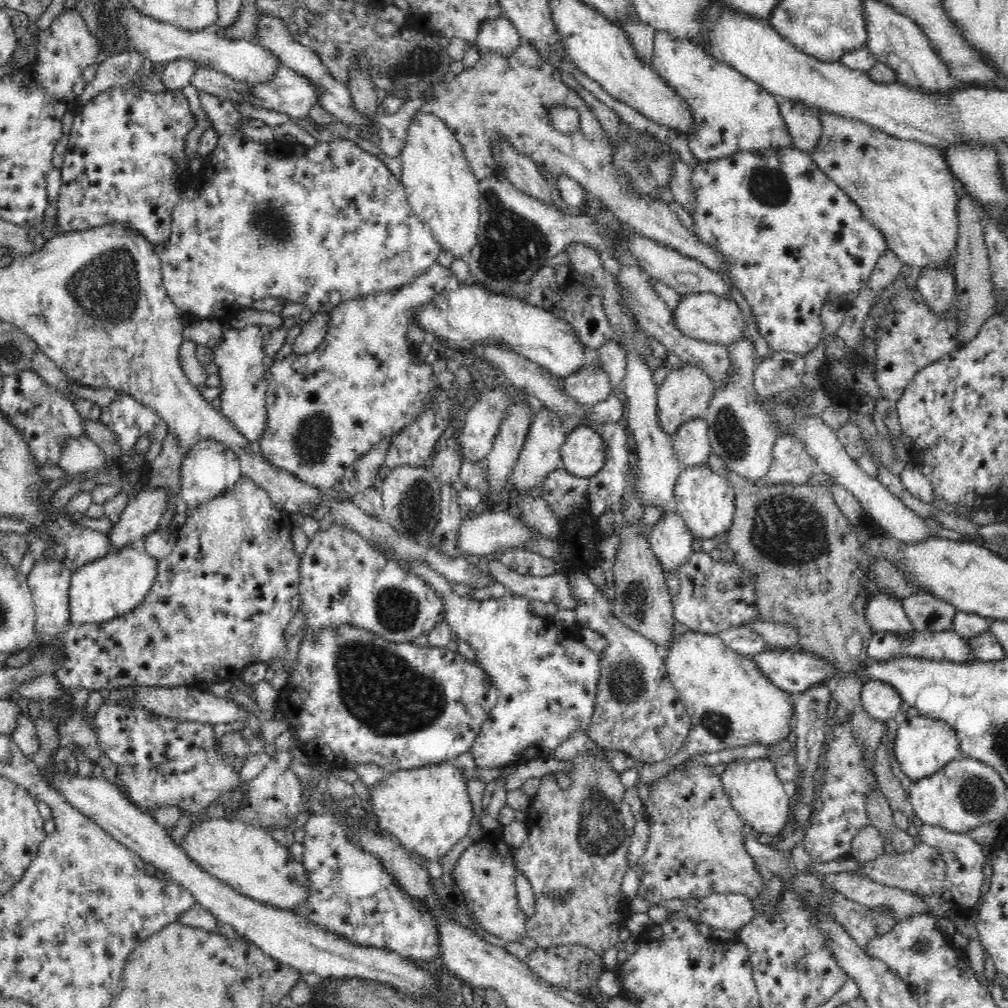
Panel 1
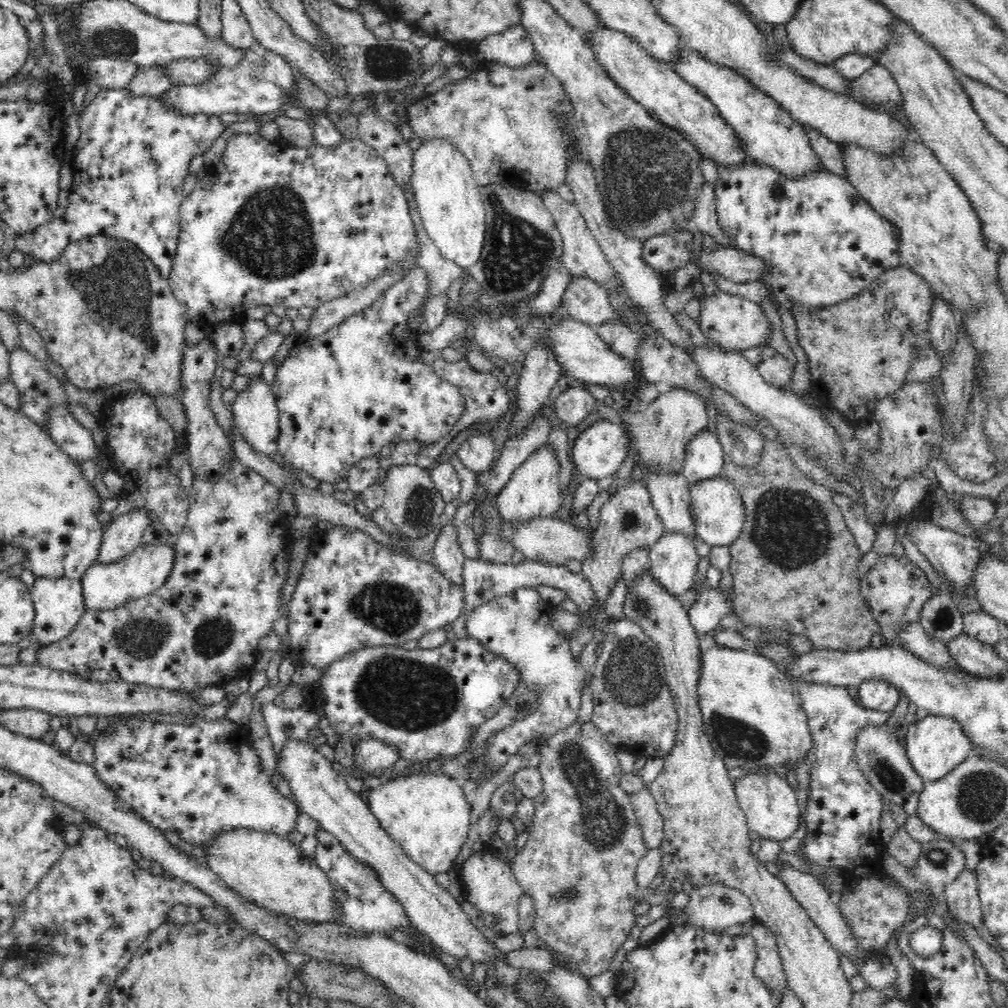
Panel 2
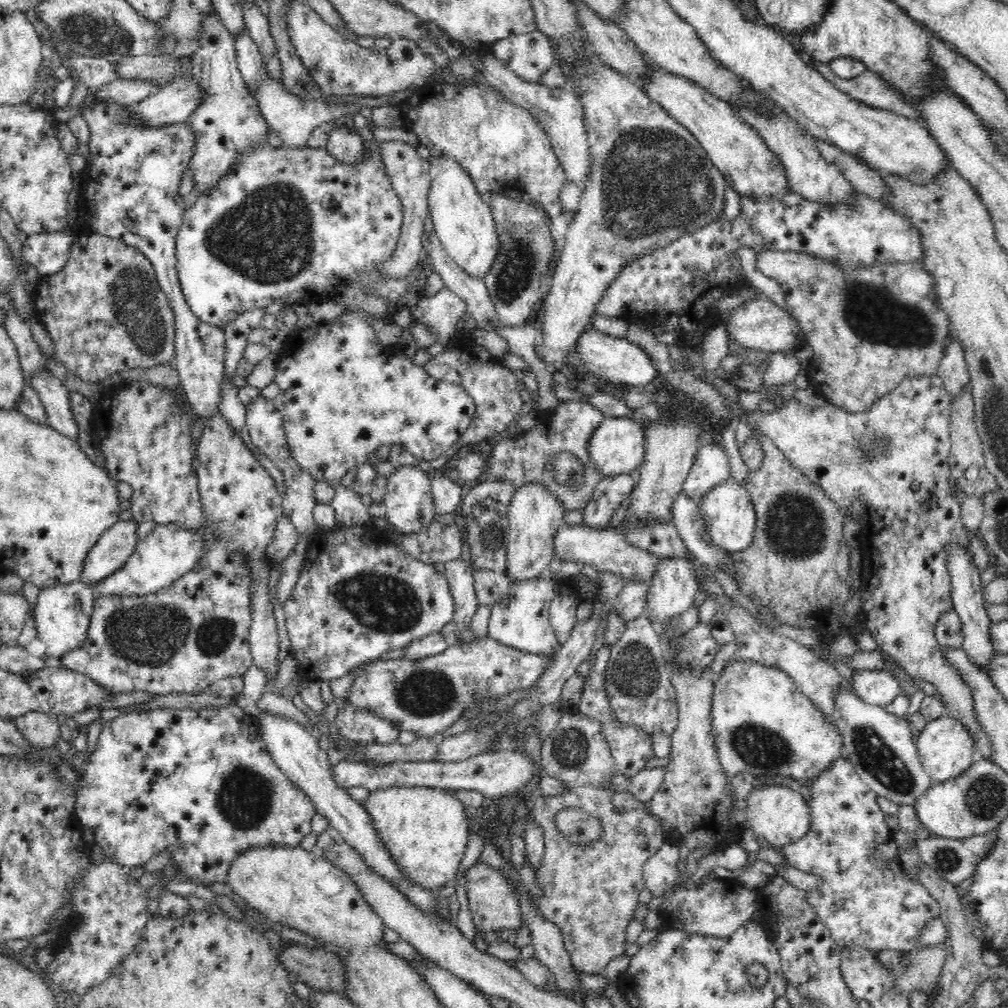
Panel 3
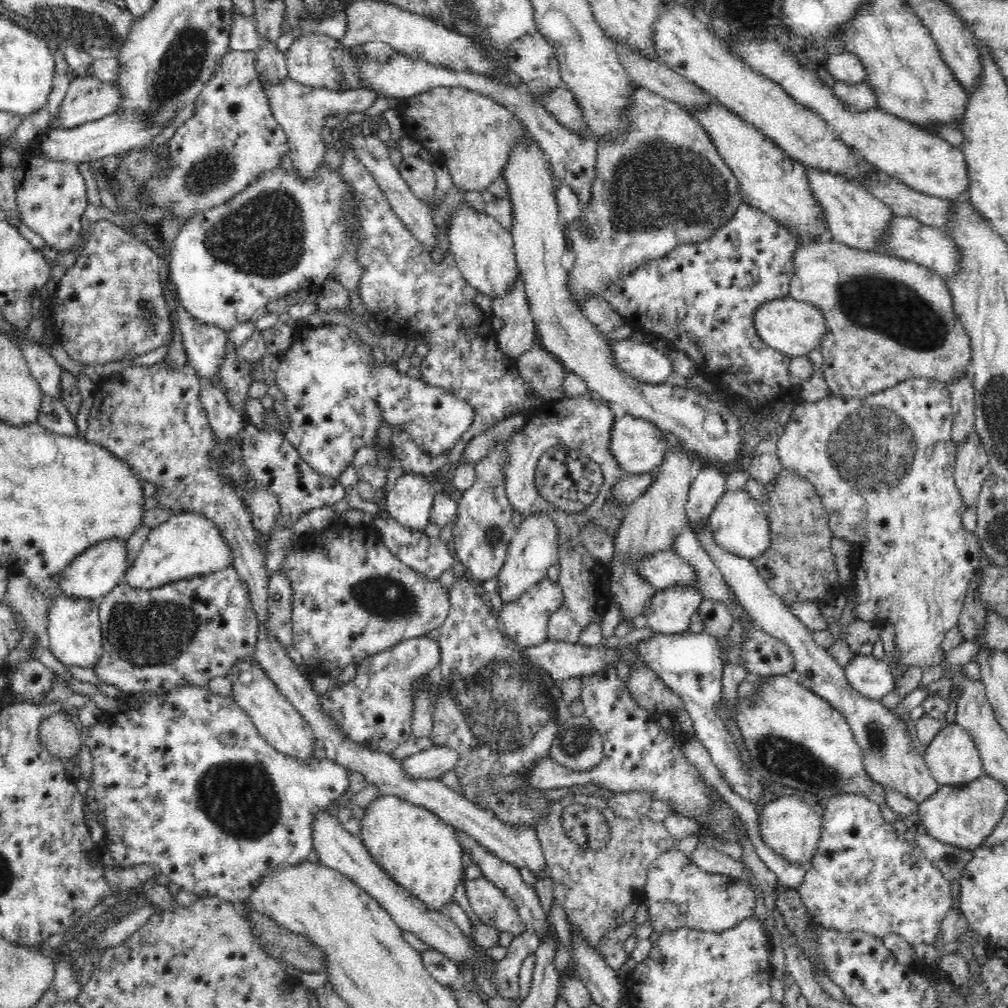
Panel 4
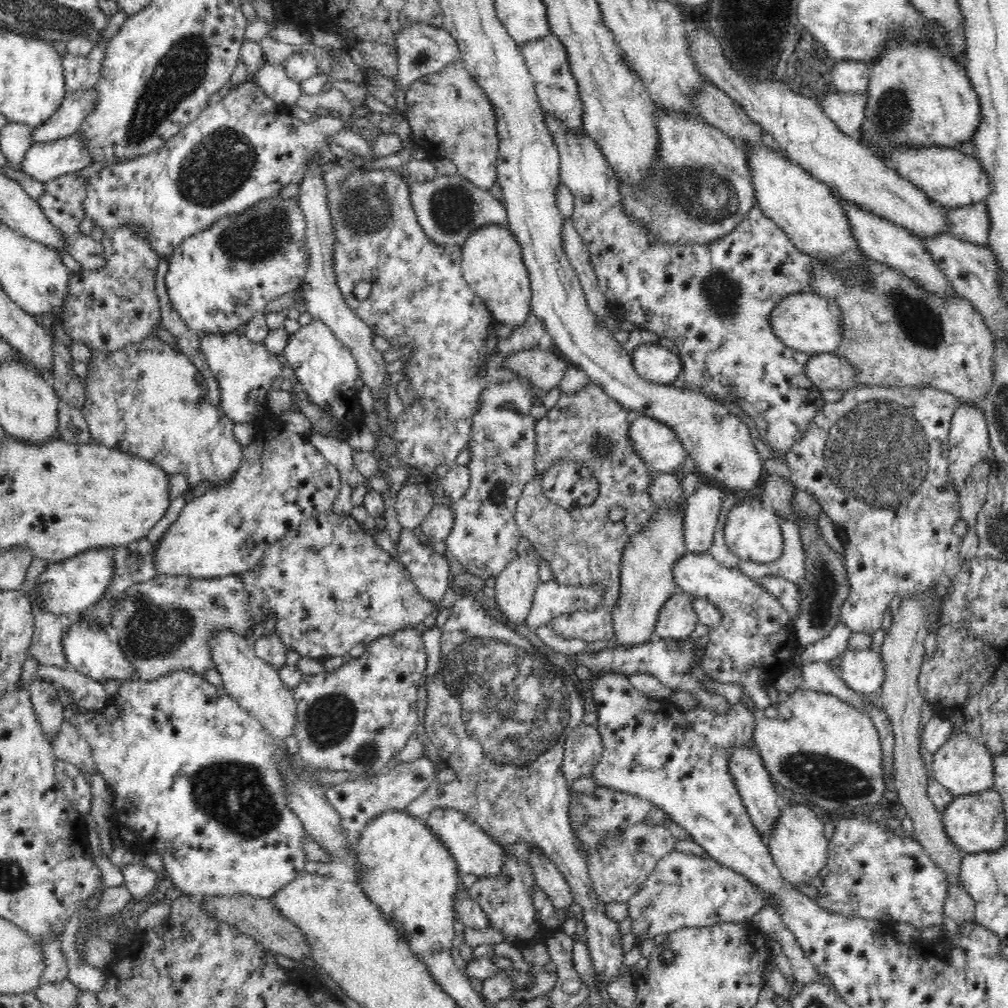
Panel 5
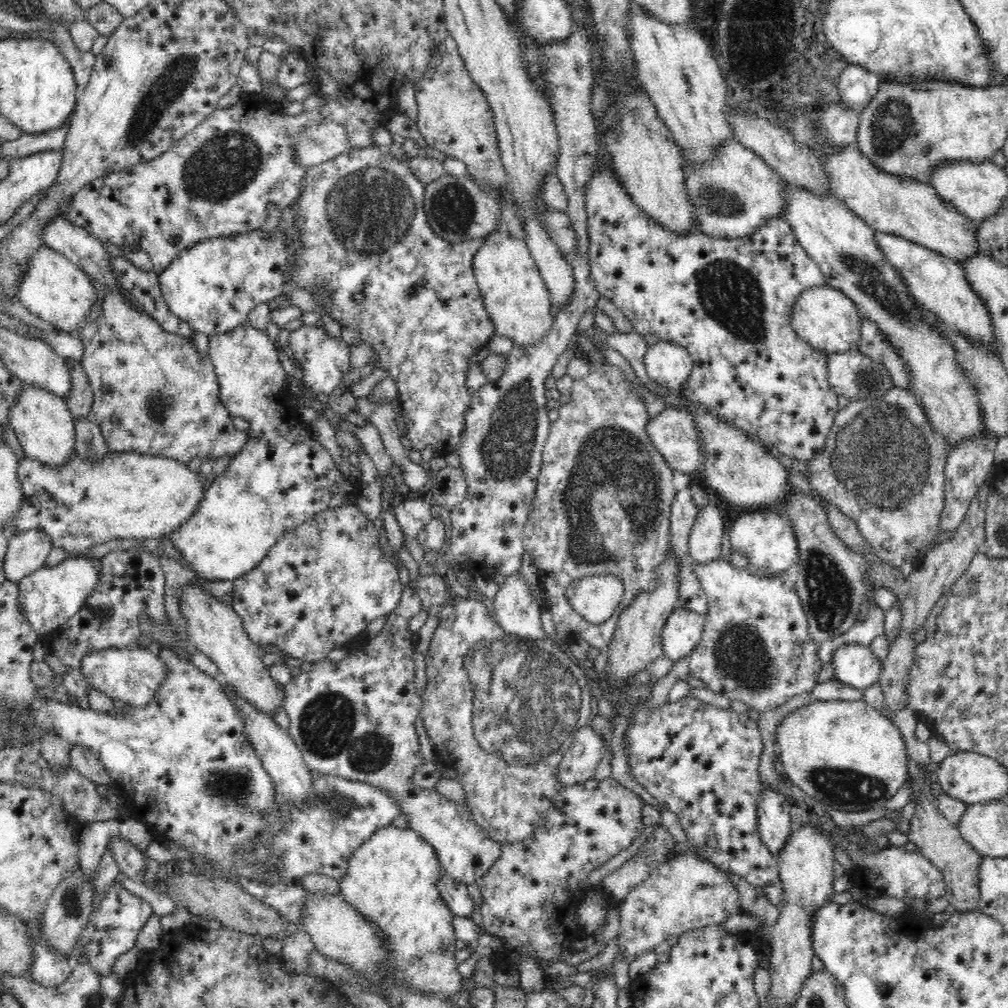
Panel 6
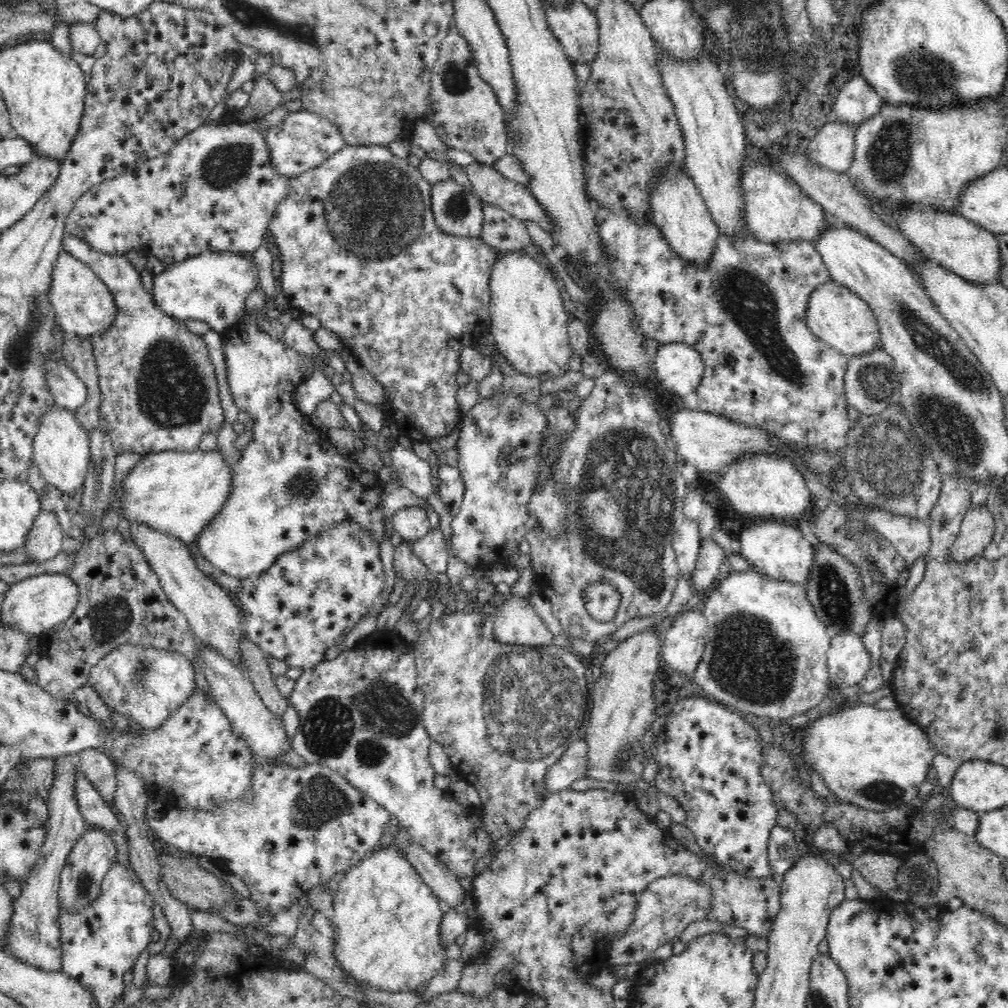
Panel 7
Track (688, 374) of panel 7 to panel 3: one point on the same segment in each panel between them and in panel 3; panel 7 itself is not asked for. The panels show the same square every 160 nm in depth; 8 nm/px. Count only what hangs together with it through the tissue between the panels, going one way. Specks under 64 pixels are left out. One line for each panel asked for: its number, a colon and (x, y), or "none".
3: (618, 361)
4: (641, 361)
5: (652, 362)
6: (667, 364)

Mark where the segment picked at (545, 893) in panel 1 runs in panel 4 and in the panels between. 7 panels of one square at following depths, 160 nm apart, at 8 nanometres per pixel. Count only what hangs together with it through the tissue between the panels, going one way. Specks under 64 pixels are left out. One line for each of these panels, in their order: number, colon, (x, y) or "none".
2: (585, 835)
3: (590, 892)
4: (592, 886)

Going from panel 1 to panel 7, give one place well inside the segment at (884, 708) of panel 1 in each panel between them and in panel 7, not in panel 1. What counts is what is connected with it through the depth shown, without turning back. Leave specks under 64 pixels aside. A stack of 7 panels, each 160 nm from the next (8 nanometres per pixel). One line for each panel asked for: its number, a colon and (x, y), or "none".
2: (878, 695)
3: (879, 688)
4: (873, 678)
5: (863, 671)
6: (856, 665)
7: (848, 662)

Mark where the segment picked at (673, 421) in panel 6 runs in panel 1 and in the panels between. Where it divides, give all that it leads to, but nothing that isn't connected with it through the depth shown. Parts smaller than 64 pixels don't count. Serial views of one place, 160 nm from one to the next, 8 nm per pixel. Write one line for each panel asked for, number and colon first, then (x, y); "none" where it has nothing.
1: (583, 454)
2: (598, 452)
3: (618, 445)
4: (639, 446)
5: (656, 444)

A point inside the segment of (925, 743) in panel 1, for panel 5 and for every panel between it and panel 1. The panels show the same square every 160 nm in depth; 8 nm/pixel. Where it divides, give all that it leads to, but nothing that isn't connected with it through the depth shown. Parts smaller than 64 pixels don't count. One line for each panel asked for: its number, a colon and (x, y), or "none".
2: (935, 745)
3: (945, 747)
4: (952, 757)
5: (963, 765)

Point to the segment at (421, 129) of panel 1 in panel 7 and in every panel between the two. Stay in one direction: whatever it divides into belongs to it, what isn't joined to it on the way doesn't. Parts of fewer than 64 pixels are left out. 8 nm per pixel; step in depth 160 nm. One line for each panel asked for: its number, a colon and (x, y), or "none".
2: (448, 198)
3: (464, 223)
4: (483, 249)
5: (492, 264)
6: (517, 301)
7: (528, 321)

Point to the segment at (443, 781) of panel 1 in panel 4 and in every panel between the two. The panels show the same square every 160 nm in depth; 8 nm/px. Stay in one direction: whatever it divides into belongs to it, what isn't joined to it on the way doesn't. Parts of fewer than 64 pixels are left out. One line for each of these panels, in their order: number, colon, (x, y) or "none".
2: (427, 814)
3: (425, 830)
4: (420, 852)

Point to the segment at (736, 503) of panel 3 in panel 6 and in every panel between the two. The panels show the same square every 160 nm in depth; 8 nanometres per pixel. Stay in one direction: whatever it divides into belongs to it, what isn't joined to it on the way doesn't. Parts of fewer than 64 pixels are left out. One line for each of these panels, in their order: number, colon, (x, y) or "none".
4: (739, 523)
5: (752, 531)
6: (766, 539)

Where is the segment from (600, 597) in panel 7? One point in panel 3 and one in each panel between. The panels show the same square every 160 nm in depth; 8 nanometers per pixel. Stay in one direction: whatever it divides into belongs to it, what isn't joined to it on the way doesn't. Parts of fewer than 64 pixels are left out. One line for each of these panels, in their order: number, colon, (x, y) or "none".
3: (521, 620)
4: (525, 621)
5: (551, 600)
6: (595, 598)

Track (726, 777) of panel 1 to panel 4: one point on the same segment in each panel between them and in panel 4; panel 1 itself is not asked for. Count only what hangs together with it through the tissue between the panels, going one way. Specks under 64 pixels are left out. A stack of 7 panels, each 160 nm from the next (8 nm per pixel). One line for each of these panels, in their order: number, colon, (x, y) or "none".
2: (770, 804)
3: (779, 814)
4: (789, 825)

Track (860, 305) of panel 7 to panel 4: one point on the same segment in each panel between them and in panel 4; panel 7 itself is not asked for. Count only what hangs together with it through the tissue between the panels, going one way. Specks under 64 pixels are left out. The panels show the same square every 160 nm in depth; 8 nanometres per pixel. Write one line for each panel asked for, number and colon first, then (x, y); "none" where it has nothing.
4: (794, 328)
5: (807, 322)
6: (822, 316)

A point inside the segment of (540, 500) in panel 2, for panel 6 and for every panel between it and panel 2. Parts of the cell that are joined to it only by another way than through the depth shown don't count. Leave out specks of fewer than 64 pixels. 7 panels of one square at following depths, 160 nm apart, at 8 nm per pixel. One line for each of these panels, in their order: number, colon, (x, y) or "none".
3: (535, 515)
4: (534, 548)
5: (515, 585)
6: (517, 611)

